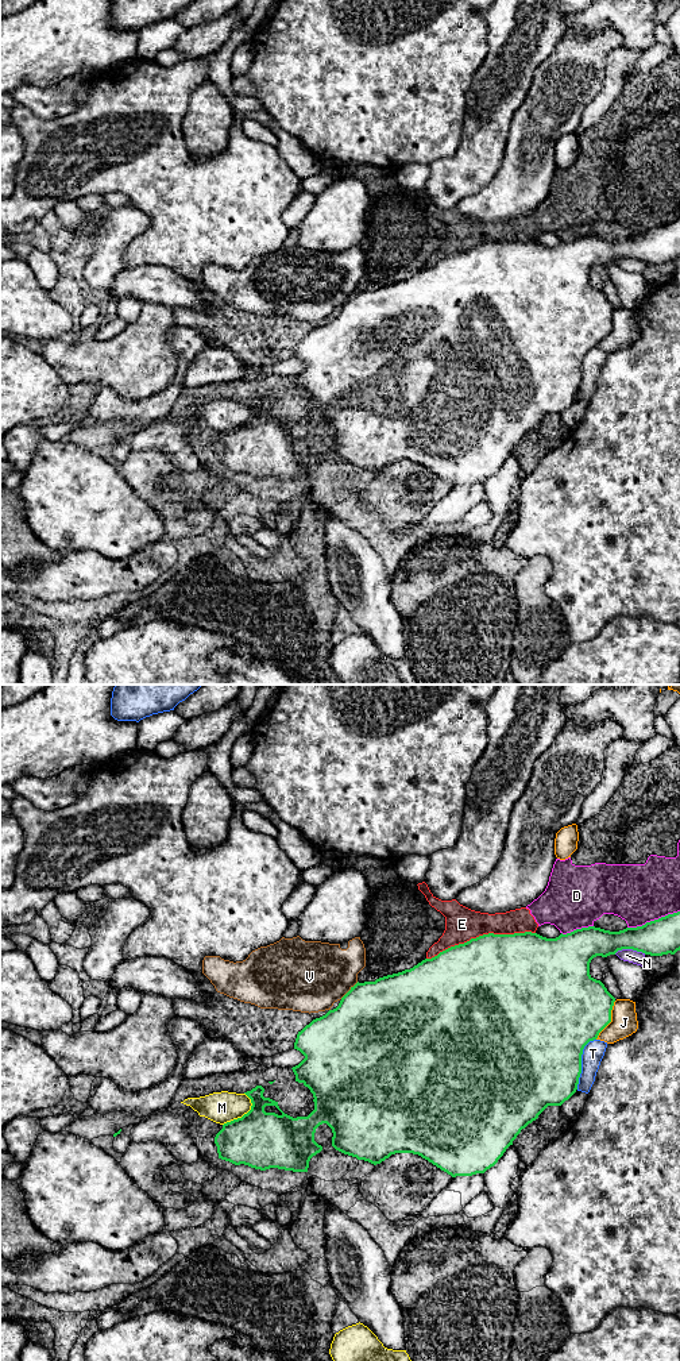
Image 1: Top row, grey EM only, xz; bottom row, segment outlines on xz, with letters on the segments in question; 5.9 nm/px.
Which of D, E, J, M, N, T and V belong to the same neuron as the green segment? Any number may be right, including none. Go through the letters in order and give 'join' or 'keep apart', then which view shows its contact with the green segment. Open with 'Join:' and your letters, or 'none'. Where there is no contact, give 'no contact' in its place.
Join: none
D: keep apart | xz
E: keep apart | xz
J: keep apart | xz
M: keep apart | xz
N: keep apart | xz
T: keep apart | xz
V: keep apart | xz

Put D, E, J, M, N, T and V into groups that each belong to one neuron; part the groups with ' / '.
D E / J / M / N / T / V

